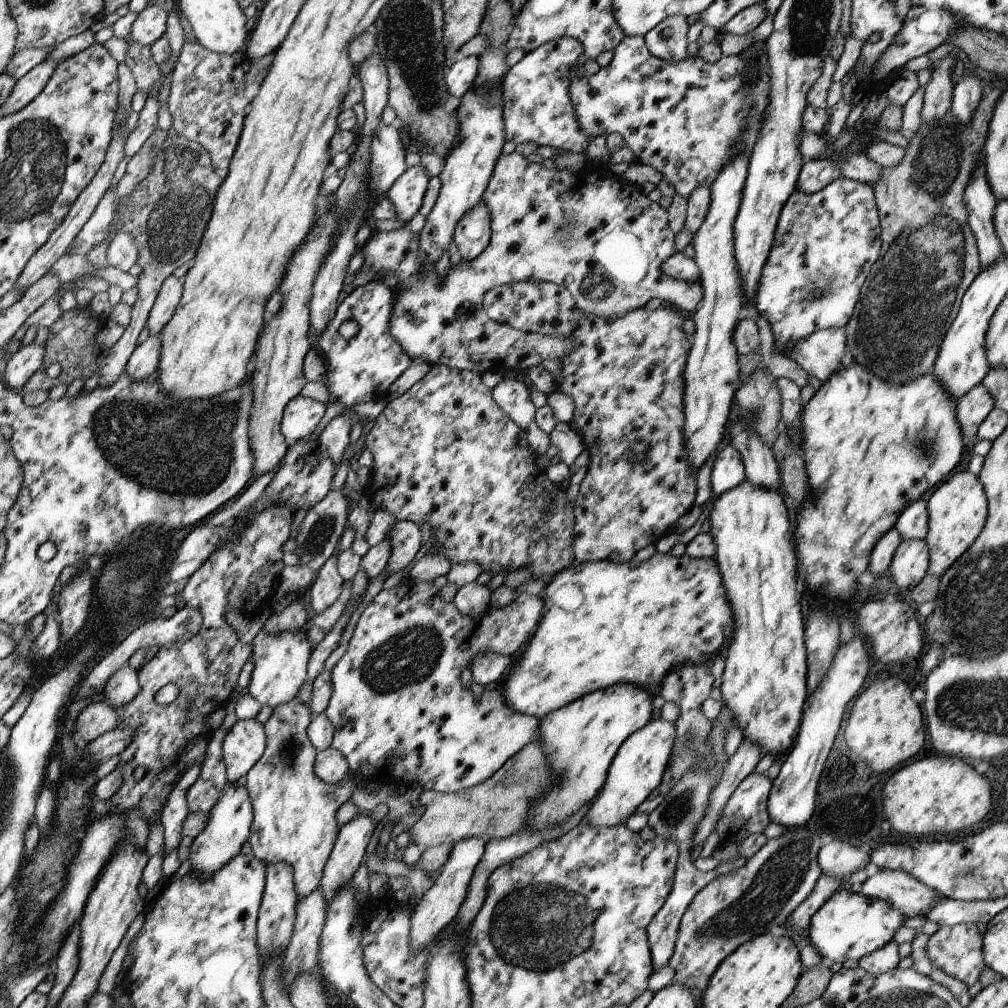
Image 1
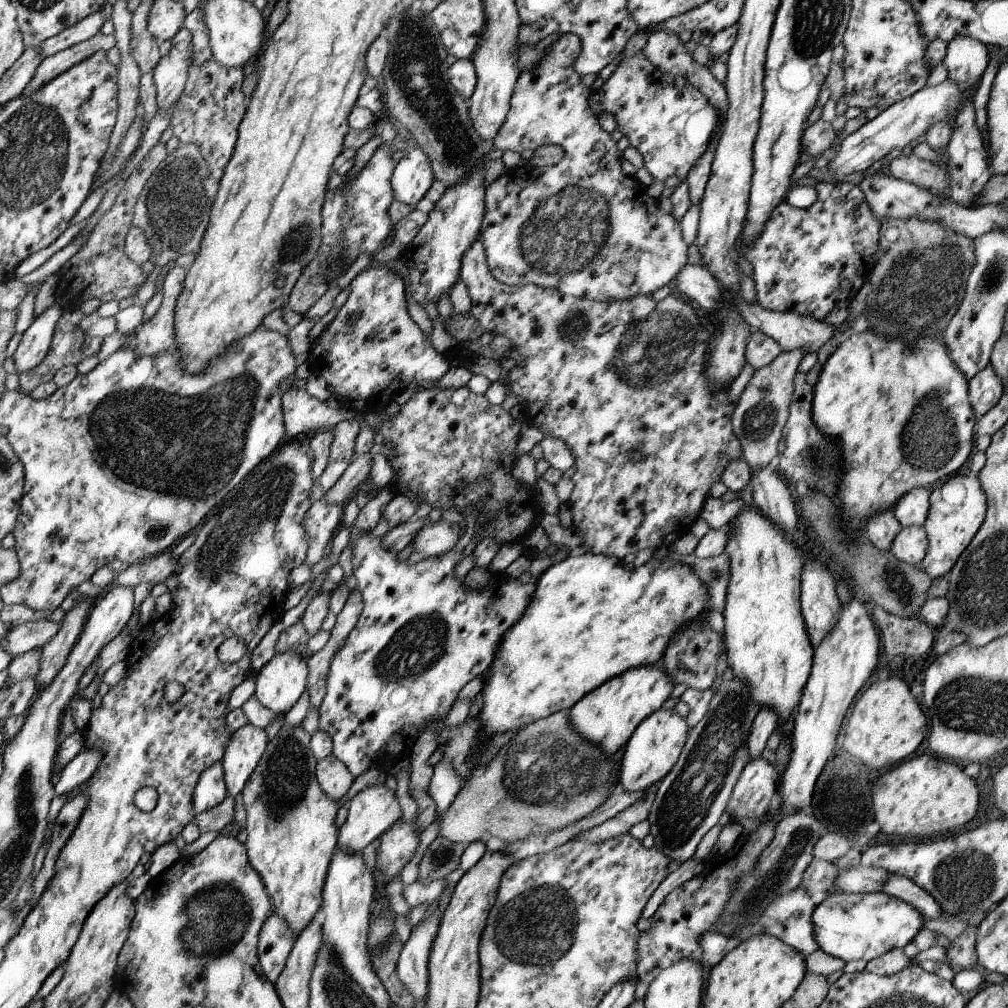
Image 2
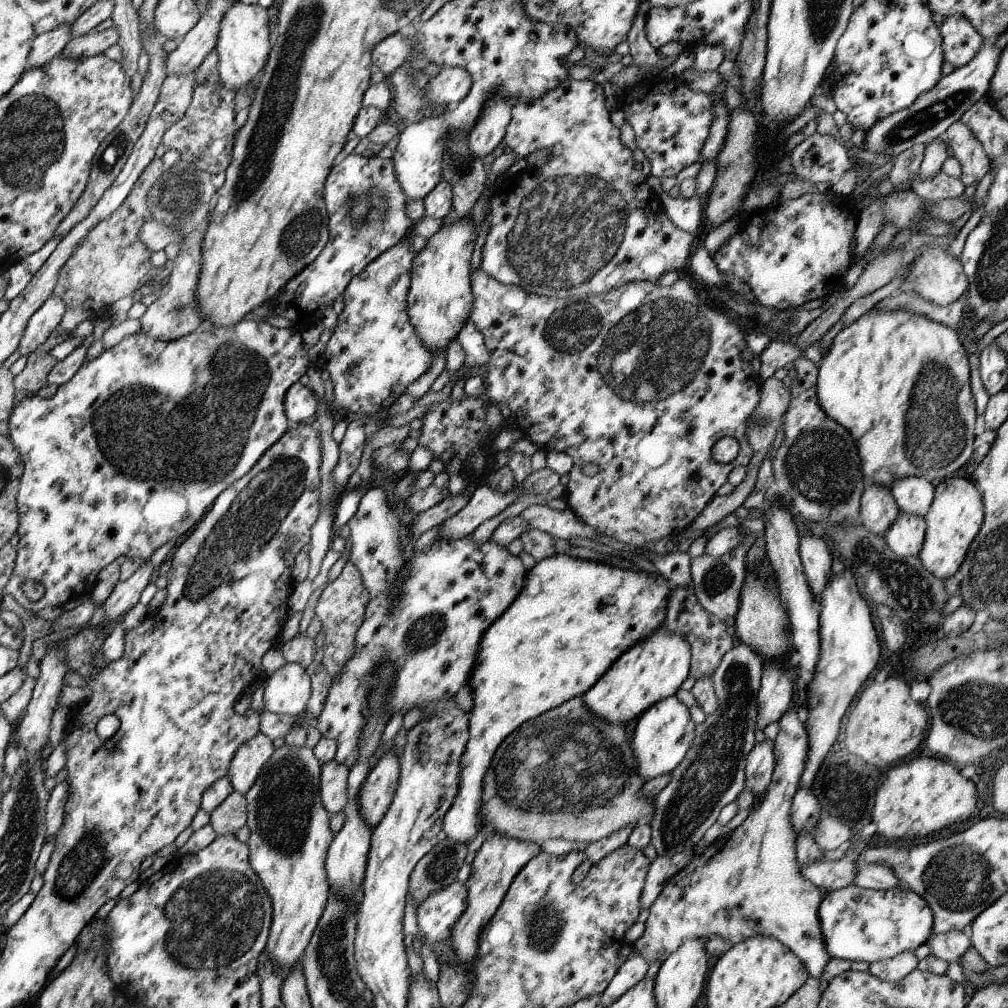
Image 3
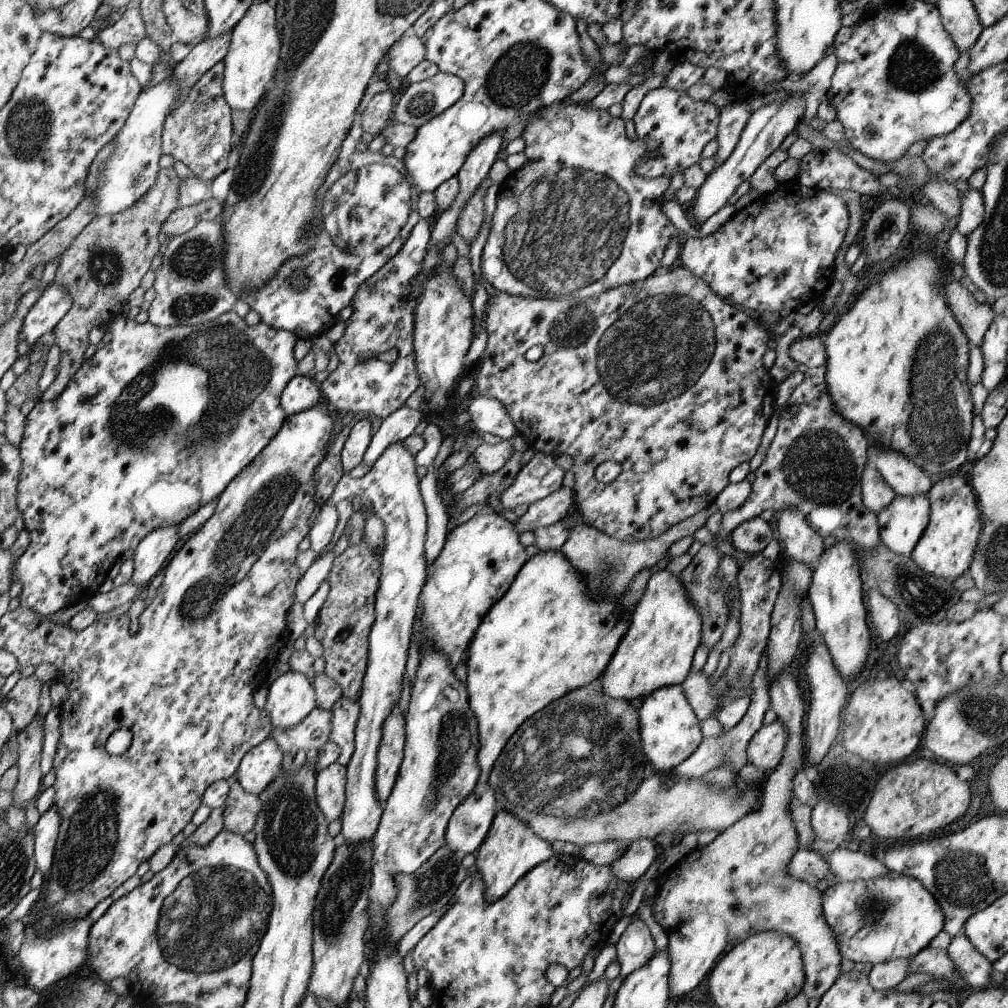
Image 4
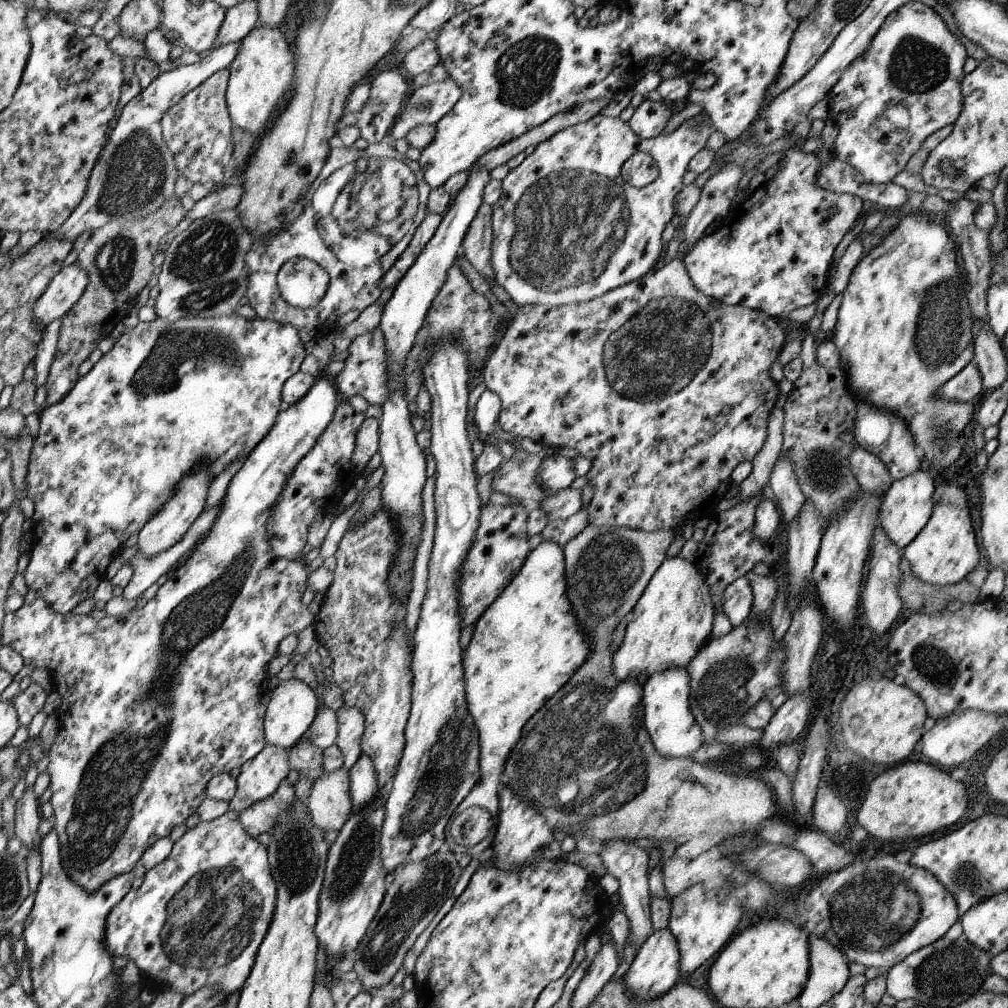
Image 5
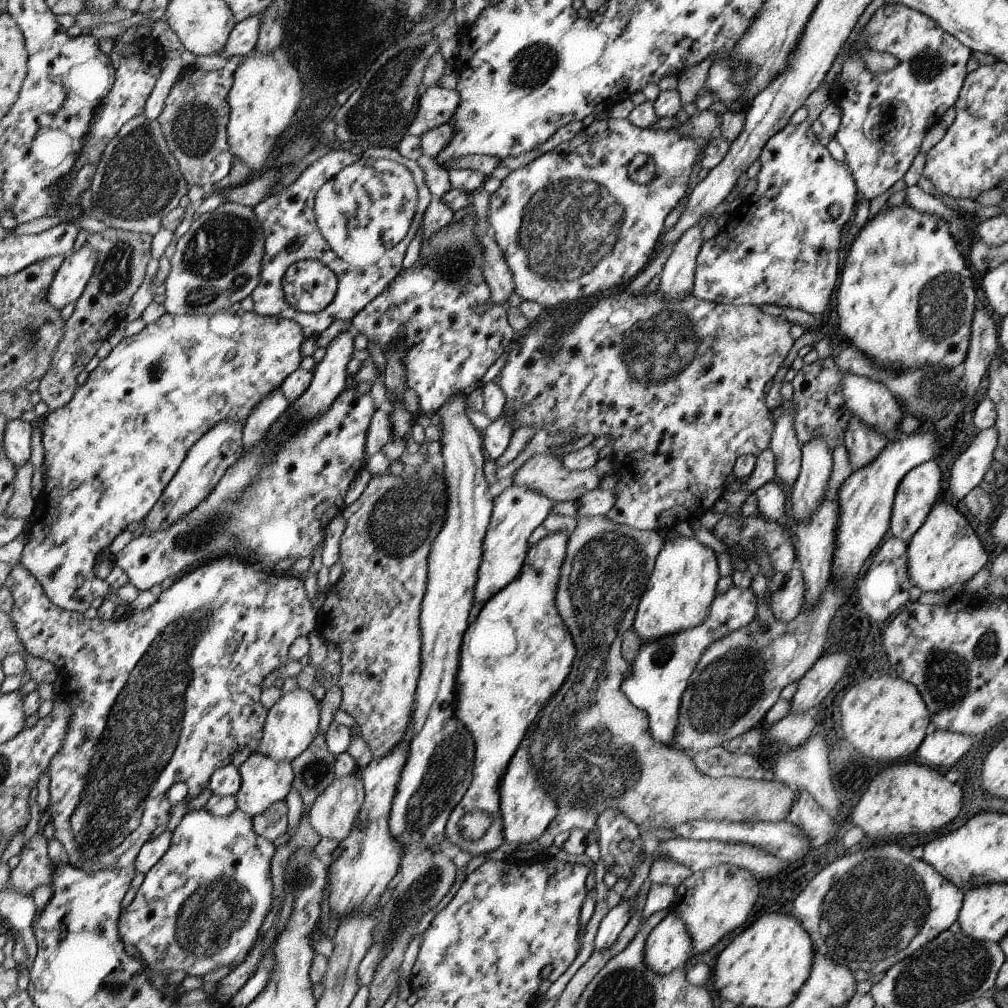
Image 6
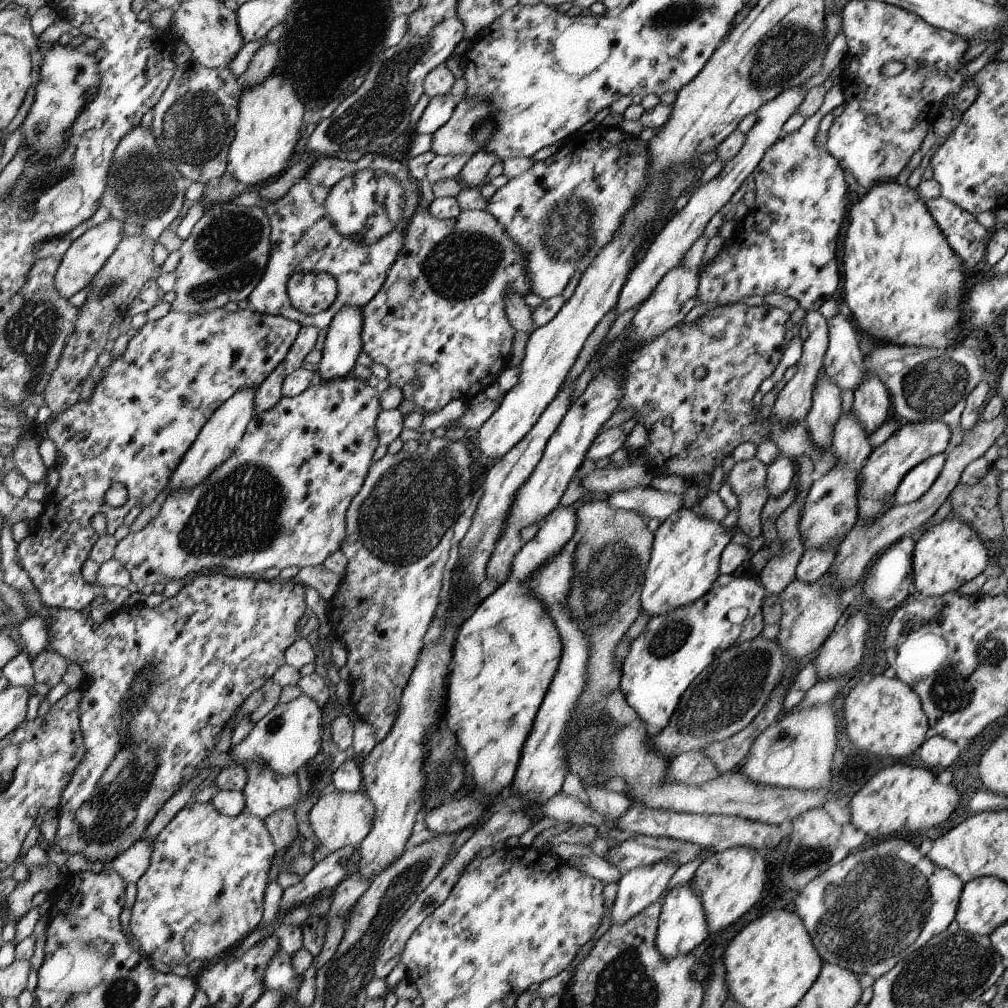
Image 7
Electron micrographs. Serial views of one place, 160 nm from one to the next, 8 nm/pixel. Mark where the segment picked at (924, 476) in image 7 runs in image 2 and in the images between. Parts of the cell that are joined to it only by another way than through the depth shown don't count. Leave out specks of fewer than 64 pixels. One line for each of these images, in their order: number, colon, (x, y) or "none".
2: (910, 545)
3: (905, 537)
4: (902, 523)
5: (906, 507)
6: (917, 493)

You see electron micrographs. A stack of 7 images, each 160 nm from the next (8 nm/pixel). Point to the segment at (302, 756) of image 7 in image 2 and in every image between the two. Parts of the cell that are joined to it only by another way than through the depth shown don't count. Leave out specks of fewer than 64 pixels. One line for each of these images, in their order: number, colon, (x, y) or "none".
2: (279, 684)
3: (287, 691)
4: (291, 697)
5: (292, 709)
6: (292, 724)

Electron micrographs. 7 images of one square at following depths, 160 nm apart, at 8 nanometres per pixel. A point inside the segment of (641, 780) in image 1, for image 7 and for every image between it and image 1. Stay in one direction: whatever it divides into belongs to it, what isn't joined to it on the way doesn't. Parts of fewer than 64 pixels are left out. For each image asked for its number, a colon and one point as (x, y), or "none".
2: (651, 752)
3: (663, 734)
4: (670, 732)
5: (672, 728)
6: (661, 671)
7: (662, 661)

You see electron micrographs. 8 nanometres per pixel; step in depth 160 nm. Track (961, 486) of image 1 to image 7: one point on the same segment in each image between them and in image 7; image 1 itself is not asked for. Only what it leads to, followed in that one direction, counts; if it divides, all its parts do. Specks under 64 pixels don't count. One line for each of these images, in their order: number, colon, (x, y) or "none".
2: (957, 509)
3: (955, 517)
4: (946, 550)
5: (944, 552)
6: (945, 550)
7: (947, 555)

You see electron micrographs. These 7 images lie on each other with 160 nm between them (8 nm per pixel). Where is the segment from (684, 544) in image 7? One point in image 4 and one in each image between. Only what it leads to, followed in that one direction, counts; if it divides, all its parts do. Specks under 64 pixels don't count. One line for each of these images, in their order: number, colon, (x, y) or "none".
4: (657, 650)
5: (671, 621)
6: (679, 594)

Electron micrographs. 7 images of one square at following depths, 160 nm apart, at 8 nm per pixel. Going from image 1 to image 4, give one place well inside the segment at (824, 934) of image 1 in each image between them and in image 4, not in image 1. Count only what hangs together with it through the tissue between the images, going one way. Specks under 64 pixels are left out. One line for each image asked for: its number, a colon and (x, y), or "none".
2: (849, 926)
3: (857, 924)
4: (892, 917)

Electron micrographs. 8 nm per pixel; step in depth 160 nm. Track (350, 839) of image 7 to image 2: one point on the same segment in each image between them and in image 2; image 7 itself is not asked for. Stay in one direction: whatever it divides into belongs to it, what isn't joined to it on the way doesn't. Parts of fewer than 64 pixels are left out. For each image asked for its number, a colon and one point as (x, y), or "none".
2: (335, 779)
3: (334, 784)
4: (331, 782)
5: (330, 804)
6: (333, 813)

